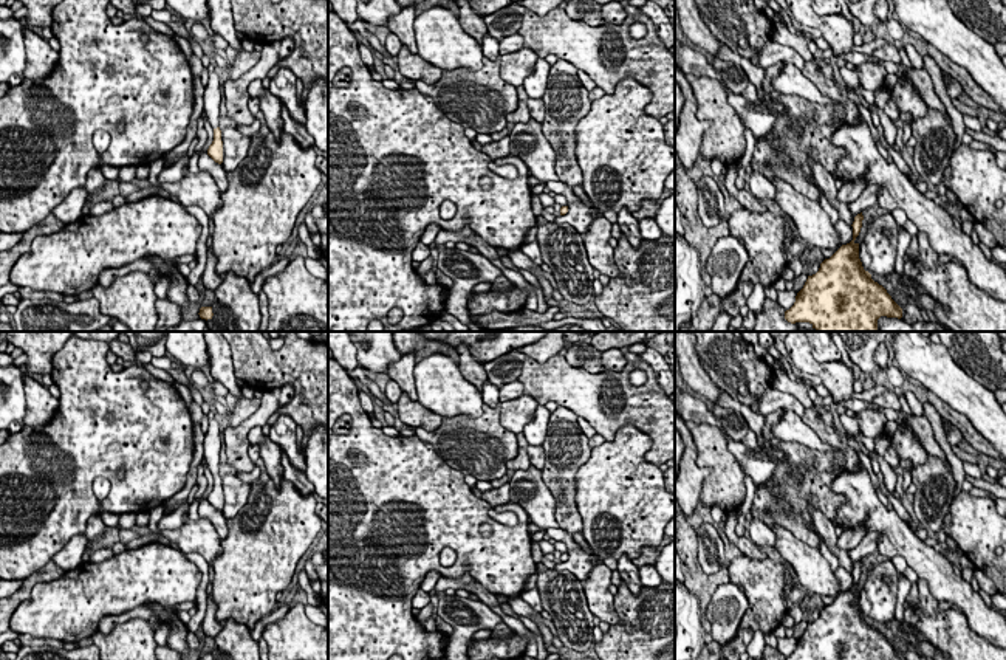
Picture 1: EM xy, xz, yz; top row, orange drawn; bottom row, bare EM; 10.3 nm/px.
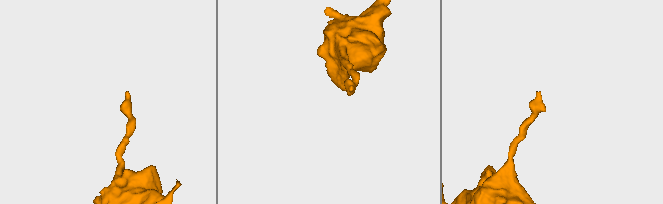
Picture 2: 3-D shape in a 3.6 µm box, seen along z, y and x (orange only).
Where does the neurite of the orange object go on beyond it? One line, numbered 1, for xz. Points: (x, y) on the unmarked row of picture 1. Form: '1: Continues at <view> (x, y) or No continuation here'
1: No continuation here

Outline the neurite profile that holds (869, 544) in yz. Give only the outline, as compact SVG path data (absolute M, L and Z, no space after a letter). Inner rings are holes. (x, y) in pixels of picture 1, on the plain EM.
M870 531L853 550L848 550L853 564L874 553L878 550L878 541L879 541L879 533Z

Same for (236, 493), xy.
M229 473L221 479L223 488L223 516L232 519L243 508L249 497L251 483L241 482L235 474Z

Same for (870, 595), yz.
M891 559L867 572L865 584L859 589L859 606L865 618L881 623L895 618L898 581L899 573Z

